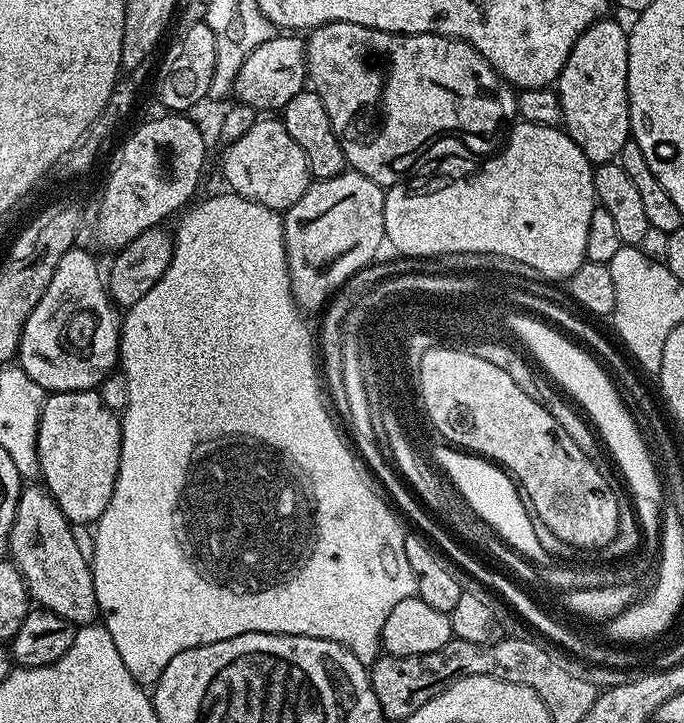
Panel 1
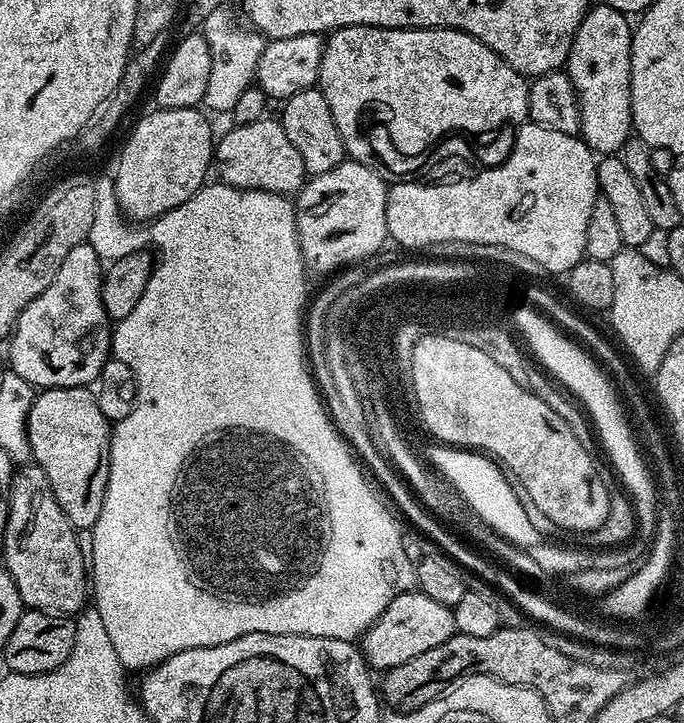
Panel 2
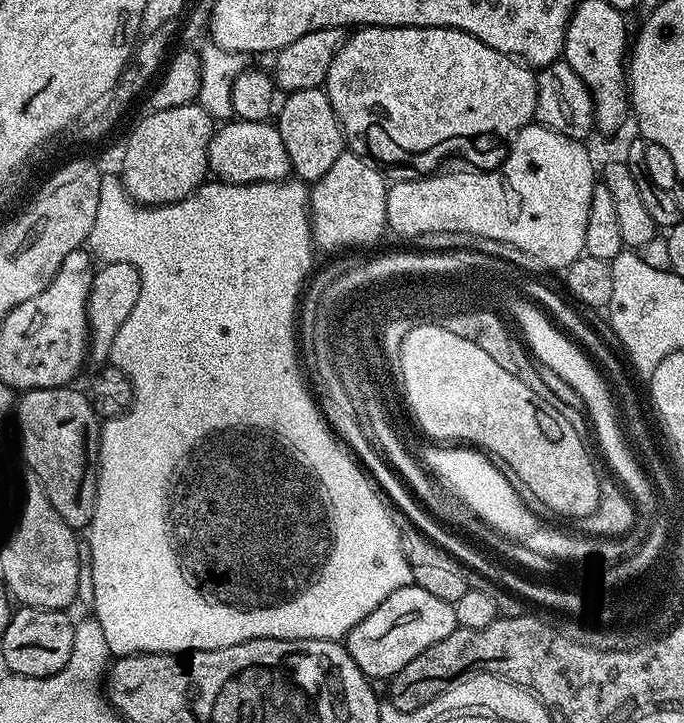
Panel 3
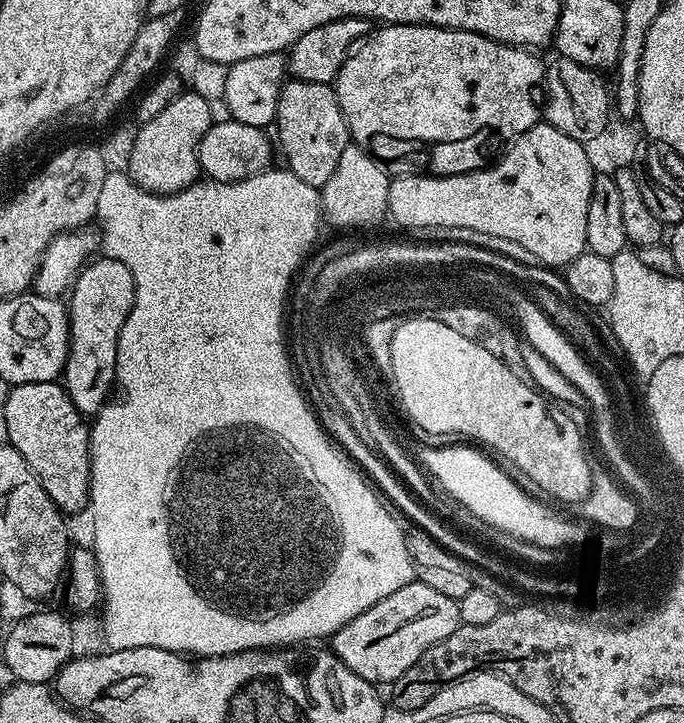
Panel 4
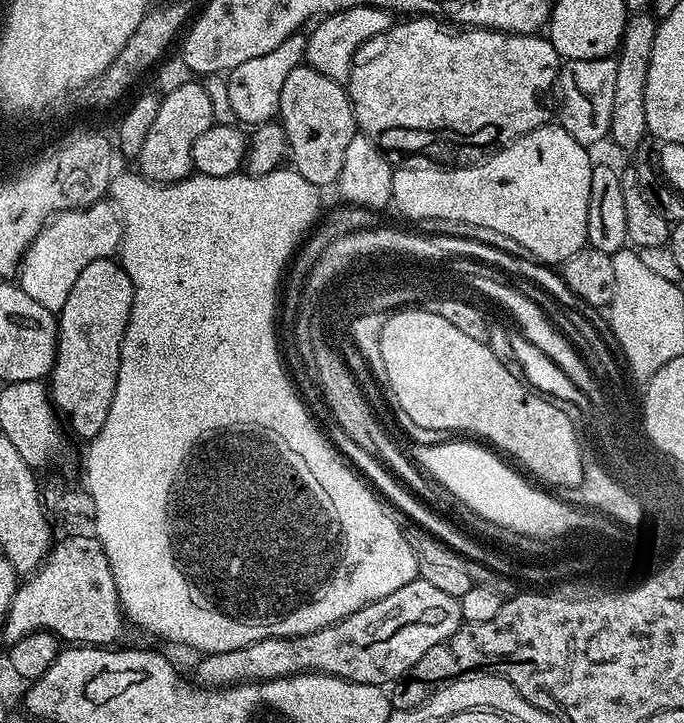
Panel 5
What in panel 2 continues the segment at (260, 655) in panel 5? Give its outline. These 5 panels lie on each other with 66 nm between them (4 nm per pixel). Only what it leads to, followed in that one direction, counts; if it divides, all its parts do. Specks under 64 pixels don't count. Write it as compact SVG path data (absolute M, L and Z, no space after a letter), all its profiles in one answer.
M413 590L398 594L376 621L368 627L362 637L364 663L369 669L387 670L394 666L402 666L402 662L410 662L410 658L418 658L425 650L434 650L434 646L442 646L446 638L456 632L456 623L451 608L442 606L442 602L434 602L425 592Z

